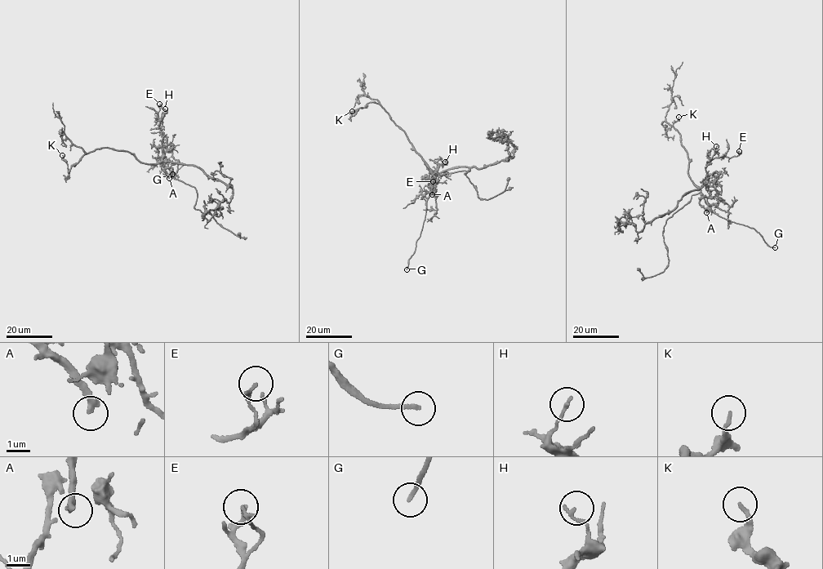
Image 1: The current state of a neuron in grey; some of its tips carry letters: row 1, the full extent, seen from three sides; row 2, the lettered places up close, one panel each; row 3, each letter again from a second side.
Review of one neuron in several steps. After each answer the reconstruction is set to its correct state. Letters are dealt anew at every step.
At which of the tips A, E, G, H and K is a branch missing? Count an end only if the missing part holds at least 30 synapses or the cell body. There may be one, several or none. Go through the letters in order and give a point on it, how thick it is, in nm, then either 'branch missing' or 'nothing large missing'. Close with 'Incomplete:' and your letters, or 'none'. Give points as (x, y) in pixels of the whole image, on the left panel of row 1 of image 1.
A: place (169, 178); calibre 280 nm; branch missing
E: place (159, 104); calibre 140 nm; nothing large missing
G: place (172, 174); calibre 180 nm; branch missing
H: place (165, 108); calibre 140 nm; nothing large missing
K: place (62, 155); calibre 130 nm; nothing large missing
Incomplete: A, G

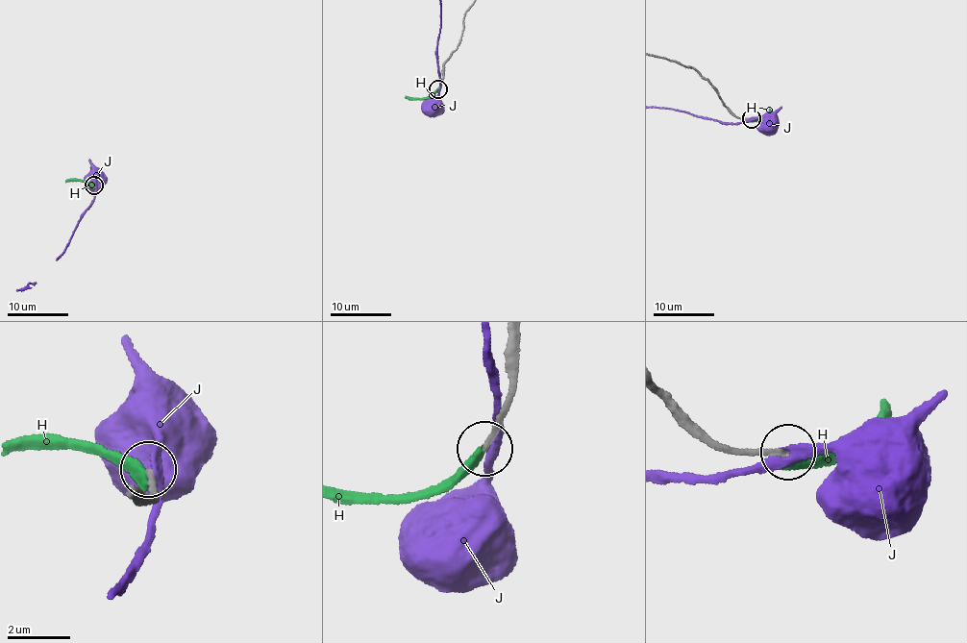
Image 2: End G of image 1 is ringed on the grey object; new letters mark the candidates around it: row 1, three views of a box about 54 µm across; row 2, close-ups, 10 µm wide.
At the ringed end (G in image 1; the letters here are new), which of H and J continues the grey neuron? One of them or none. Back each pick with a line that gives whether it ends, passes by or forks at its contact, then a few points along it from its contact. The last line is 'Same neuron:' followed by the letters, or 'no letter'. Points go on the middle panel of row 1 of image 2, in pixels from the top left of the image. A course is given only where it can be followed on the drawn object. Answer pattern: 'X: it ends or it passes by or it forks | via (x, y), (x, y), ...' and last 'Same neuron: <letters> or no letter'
Same neuron: no letter

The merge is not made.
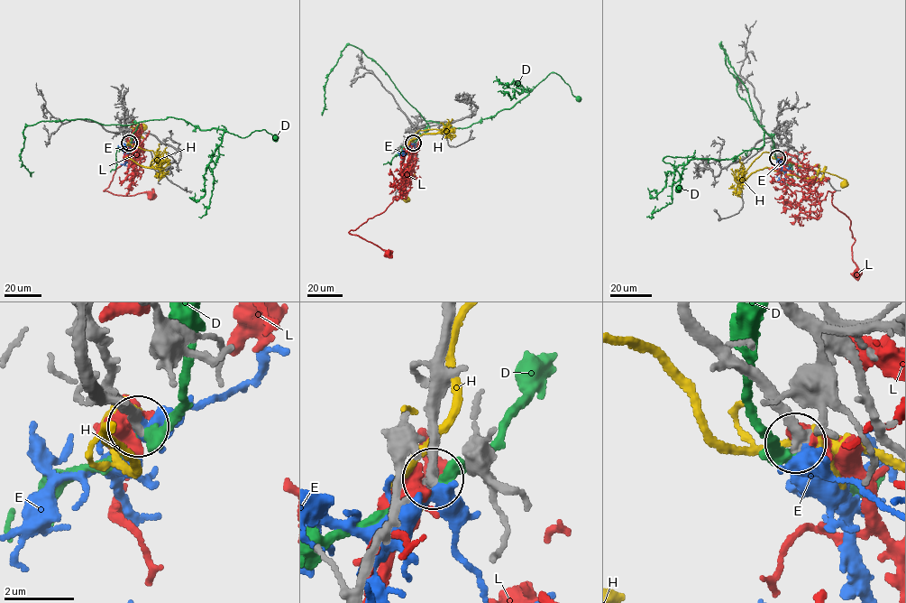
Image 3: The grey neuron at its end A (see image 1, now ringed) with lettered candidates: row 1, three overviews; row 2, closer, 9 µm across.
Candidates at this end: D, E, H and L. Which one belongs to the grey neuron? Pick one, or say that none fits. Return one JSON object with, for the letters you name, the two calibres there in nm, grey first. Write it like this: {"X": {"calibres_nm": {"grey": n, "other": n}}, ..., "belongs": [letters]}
{"E": {"calibres_nm": {"grey": 320, "other": 400}}, "belongs": ["E"]}

